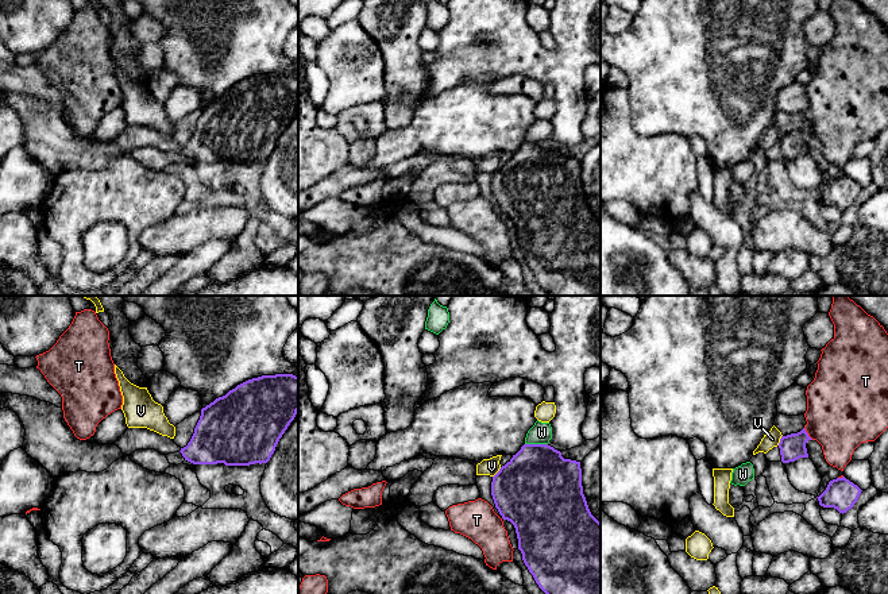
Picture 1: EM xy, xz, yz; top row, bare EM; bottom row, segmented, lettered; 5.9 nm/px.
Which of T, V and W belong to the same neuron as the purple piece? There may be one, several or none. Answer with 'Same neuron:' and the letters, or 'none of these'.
Same neuron: none of these

